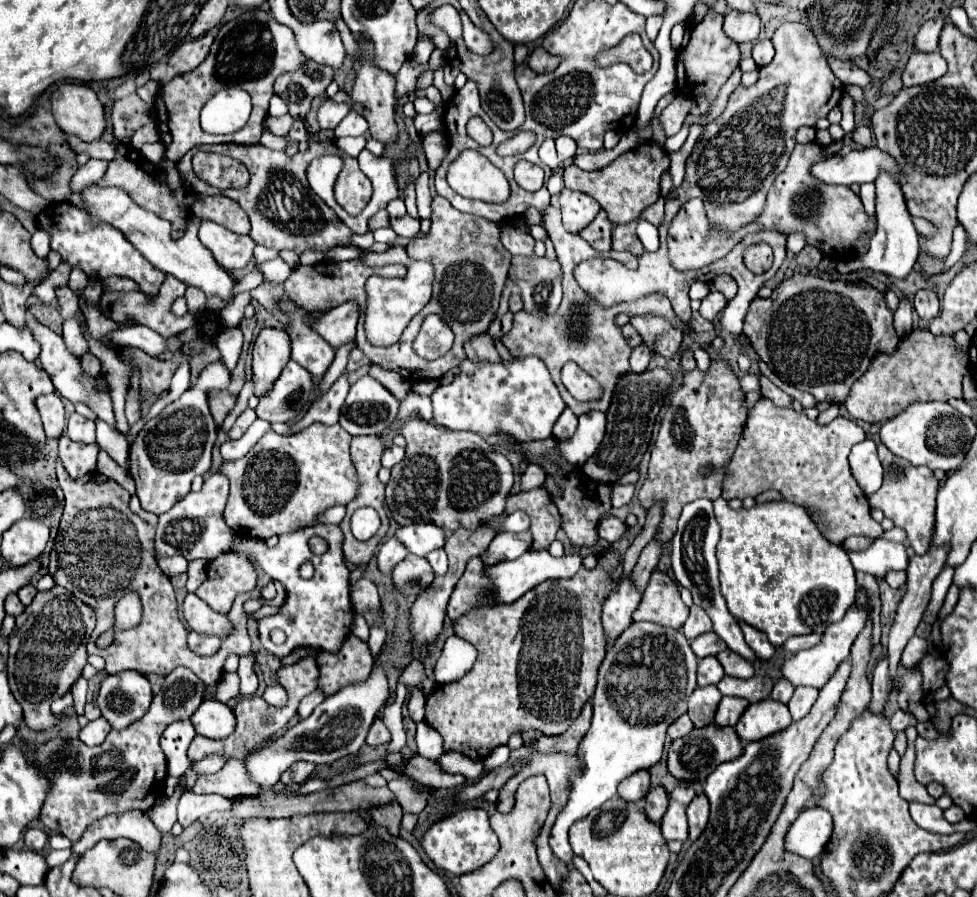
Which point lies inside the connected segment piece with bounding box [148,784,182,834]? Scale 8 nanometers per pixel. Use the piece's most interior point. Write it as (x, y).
(164, 815)

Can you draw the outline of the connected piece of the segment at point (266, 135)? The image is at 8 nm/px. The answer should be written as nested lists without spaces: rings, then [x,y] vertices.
[[[262,130],[262,136],[260,136],[258,144],[266,146],[266,148],[272,148],[272,150],[284,150],[288,146],[288,140],[284,140],[282,136],[274,136],[274,134]]]

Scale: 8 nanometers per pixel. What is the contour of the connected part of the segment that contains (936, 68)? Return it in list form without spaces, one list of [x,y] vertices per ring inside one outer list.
[[[916,52],[910,56],[906,70],[904,70],[904,86],[916,86],[916,84],[926,84],[926,82],[934,82],[940,76],[944,76],[946,72],[946,60],[938,54],[924,54],[924,52]]]

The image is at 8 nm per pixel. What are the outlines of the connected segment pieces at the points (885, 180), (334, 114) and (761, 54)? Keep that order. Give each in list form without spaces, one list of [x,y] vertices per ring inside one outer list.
[[[880,172],[880,176],[876,178],[876,220],[878,220],[878,230],[870,240],[868,252],[858,256],[856,260],[840,260],[836,270],[840,274],[852,274],[862,268],[872,268],[872,270],[880,270],[894,278],[906,278],[912,266],[916,264],[916,258],[920,252],[918,232],[906,208],[902,188],[896,184],[896,180],[892,180],[892,176],[888,176],[888,172]]]
[[[326,100],[318,110],[318,122],[322,128],[334,130],[348,112],[350,112],[348,104],[336,104],[332,100]]]
[[[760,40],[752,48],[752,58],[758,66],[766,66],[774,58],[774,46],[770,40]]]

